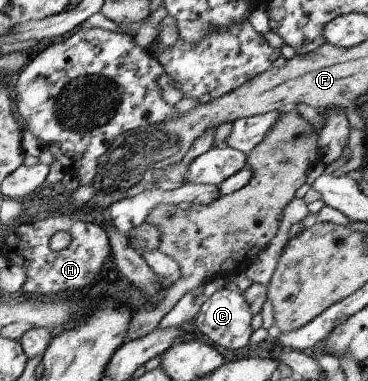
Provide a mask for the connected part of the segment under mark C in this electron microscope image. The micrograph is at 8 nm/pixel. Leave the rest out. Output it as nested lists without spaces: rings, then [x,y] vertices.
[[[221,288],[216,290],[208,299],[204,299],[198,312],[193,317],[193,323],[209,343],[214,346],[222,346],[226,350],[236,350],[244,348],[248,344],[251,334],[250,322],[252,314],[250,314],[250,306],[246,304],[246,298],[237,290]]]

